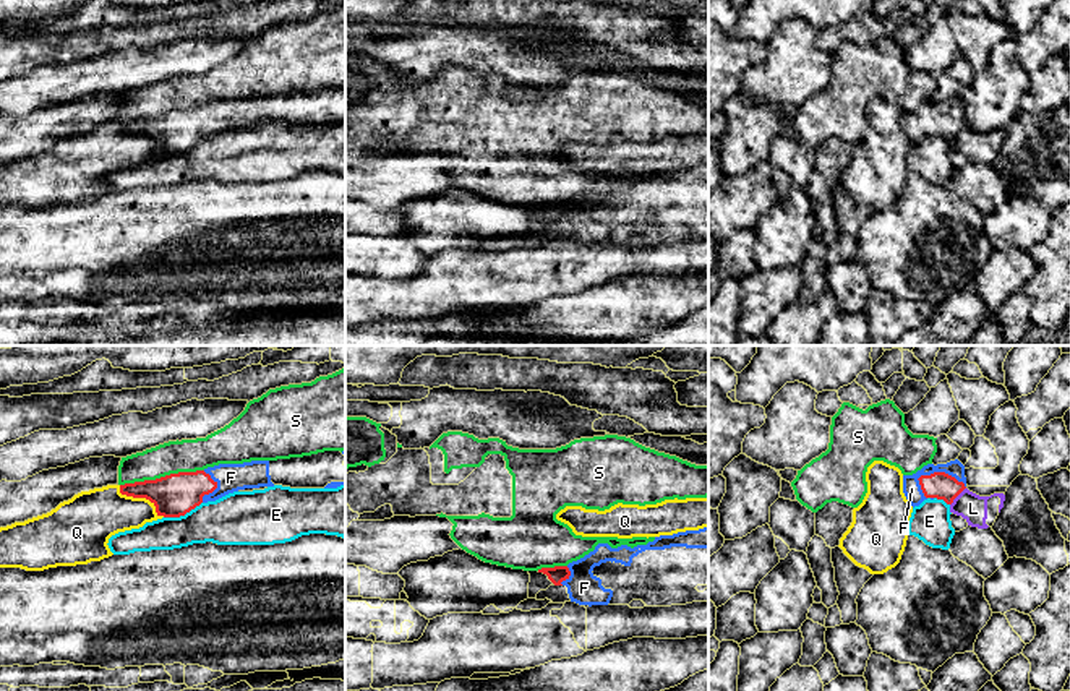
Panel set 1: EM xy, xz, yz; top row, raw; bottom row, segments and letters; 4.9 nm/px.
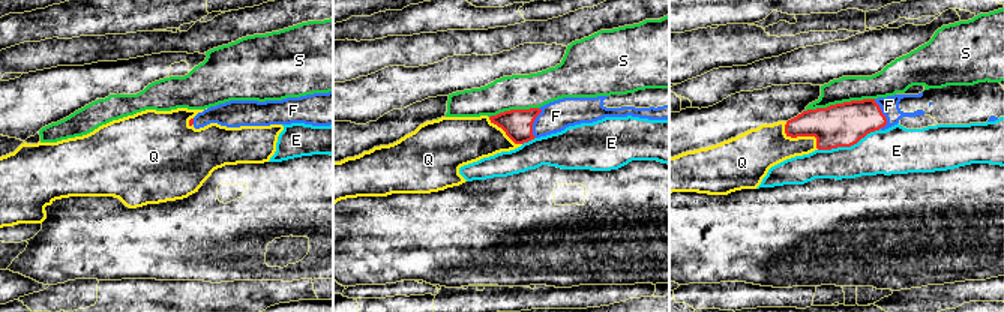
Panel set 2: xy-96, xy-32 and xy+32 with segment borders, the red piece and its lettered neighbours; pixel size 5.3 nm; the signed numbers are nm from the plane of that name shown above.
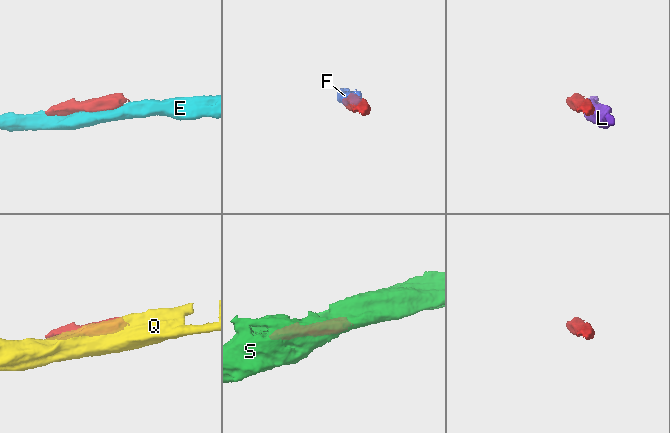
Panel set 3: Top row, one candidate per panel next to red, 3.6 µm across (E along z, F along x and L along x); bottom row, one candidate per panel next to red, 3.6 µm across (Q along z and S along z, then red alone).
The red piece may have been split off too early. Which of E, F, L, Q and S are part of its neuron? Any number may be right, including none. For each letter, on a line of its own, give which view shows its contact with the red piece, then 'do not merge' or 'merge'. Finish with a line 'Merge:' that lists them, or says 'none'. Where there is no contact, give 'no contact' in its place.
E: contact in xy; do not merge
F: contact in yz; merge
L: contact in yz; do not merge
Q: contact in xy; do not merge
S: contact in xy; do not merge
Merge: F

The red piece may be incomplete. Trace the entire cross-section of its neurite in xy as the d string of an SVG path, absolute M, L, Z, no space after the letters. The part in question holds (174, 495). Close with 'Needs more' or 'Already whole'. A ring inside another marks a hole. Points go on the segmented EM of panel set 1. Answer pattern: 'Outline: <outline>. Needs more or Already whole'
Outline: M324 451L311 456L277 461L219 464L204 470L178 472L156 480L125 483L120 485L120 493L149 500L156 506L157 516L180 517L201 503L216 501L229 493L274 485L290 488L337 488L345 485L345 451Z. Needs more

